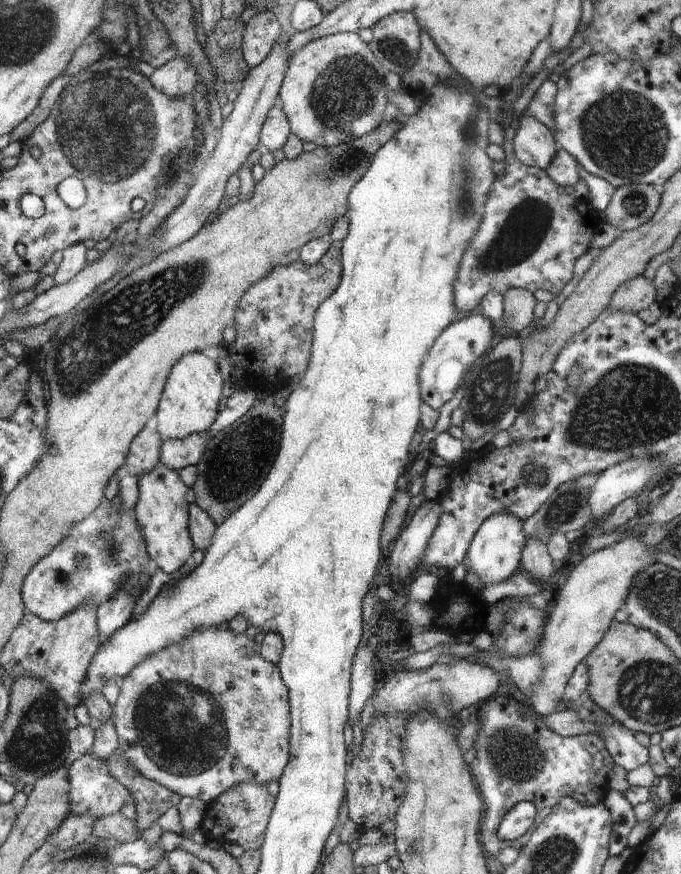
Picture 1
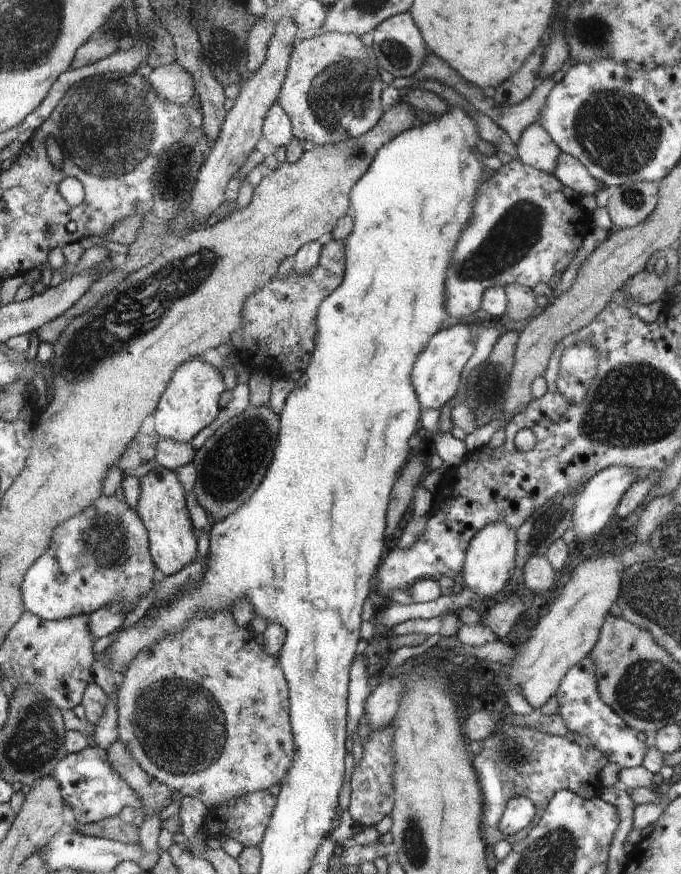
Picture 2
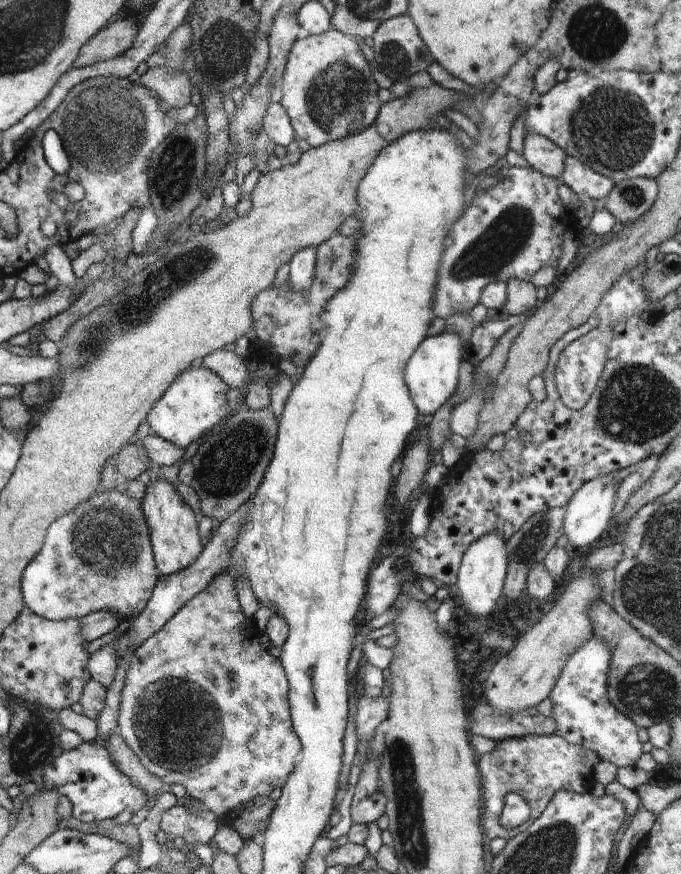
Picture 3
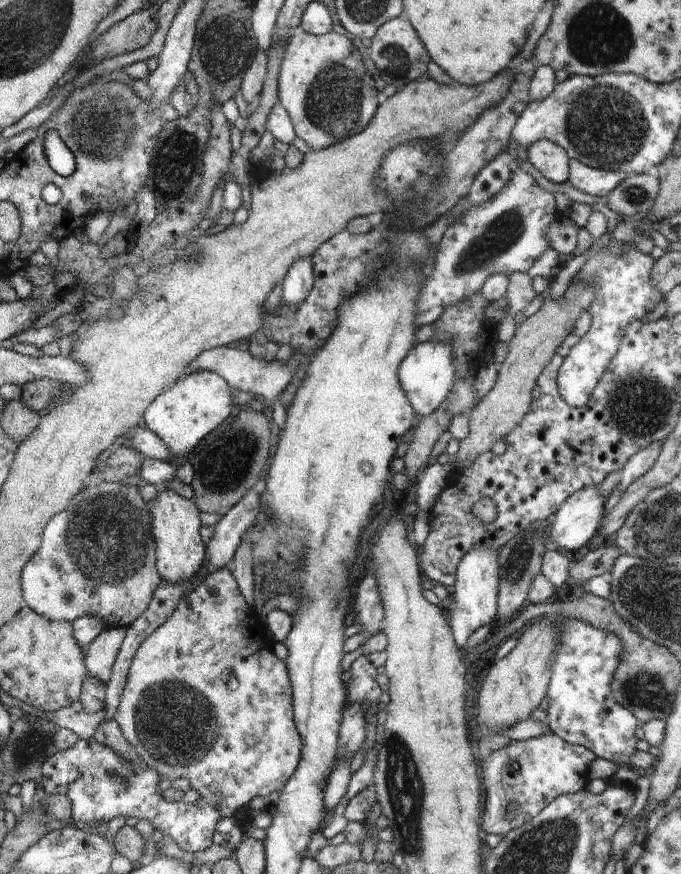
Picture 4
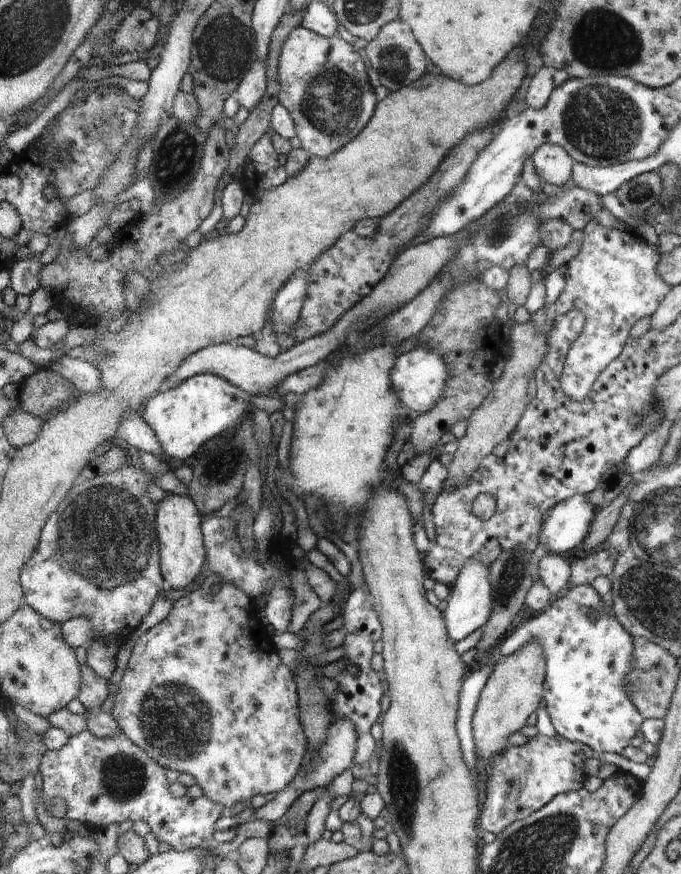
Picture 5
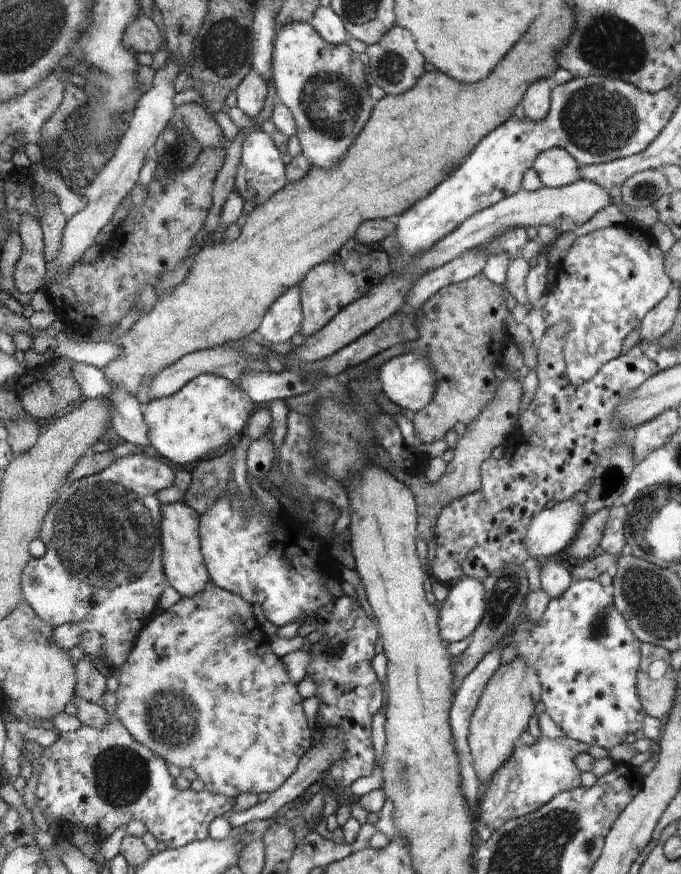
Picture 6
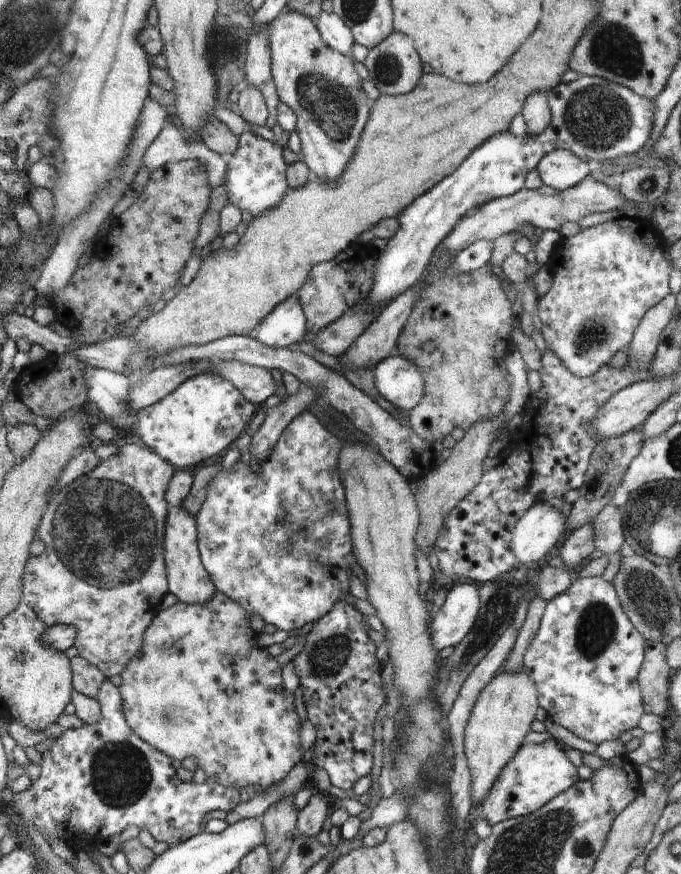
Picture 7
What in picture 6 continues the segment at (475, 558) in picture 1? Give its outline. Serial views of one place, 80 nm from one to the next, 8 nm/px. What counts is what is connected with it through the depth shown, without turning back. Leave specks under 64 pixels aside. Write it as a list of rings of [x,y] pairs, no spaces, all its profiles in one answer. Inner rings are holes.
[[[466,576],[454,584],[448,597],[439,604],[441,613],[441,636],[446,644],[454,643],[472,635],[484,616],[484,584]]]

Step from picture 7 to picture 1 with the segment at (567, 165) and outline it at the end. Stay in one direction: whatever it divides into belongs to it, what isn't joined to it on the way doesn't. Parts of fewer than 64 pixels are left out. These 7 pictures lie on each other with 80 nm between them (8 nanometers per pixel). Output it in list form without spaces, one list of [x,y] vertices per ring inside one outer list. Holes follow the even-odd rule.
[[[527,113],[520,117],[517,129],[512,150],[518,161],[545,170],[558,150],[554,134]]]

